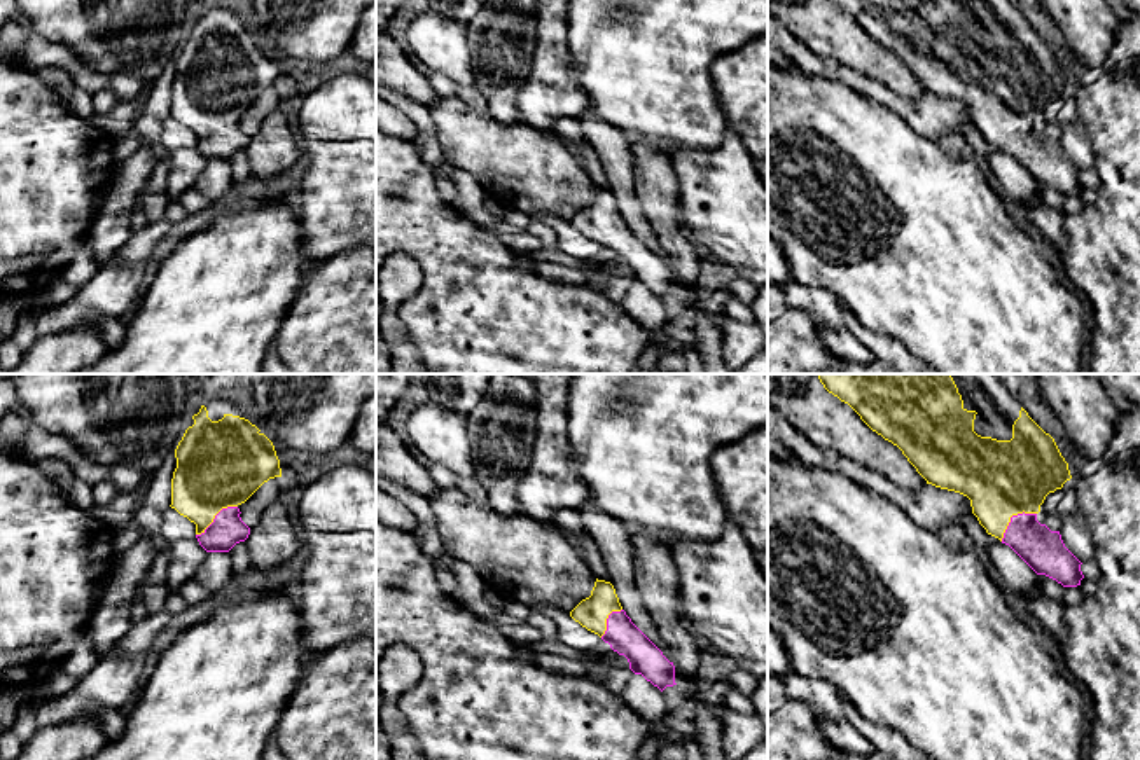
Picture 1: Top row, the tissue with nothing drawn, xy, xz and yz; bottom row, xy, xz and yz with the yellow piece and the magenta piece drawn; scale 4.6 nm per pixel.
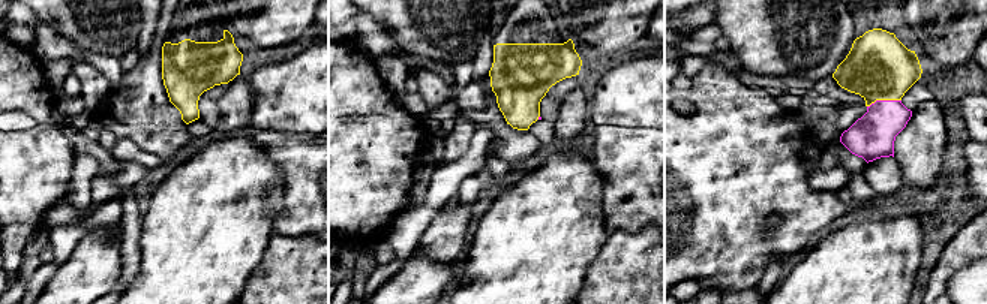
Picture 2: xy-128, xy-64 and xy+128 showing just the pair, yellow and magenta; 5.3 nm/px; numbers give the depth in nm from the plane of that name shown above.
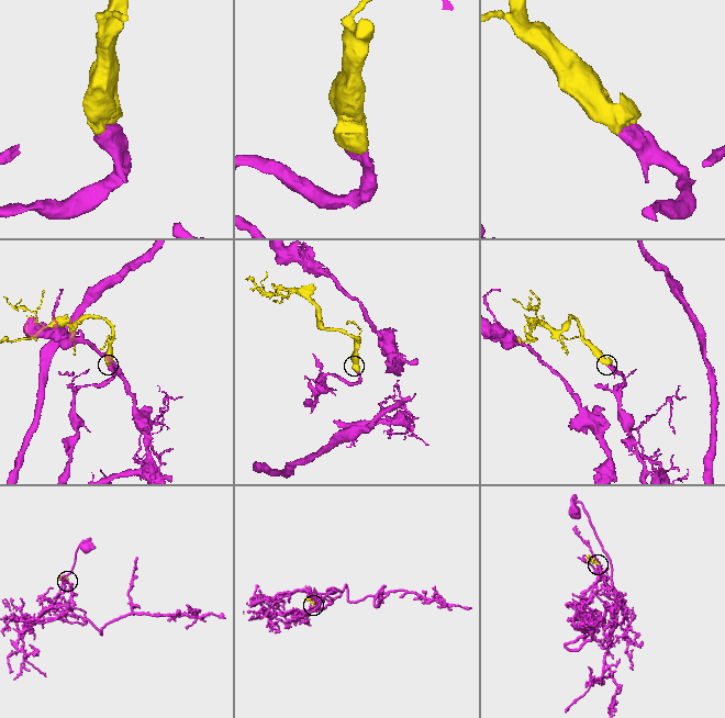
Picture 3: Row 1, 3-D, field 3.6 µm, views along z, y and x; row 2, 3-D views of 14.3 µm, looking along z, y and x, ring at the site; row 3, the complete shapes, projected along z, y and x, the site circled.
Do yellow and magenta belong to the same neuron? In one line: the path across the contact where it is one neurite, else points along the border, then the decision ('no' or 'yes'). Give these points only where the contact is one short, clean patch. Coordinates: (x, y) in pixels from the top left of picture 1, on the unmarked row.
way yz (1000, 86), (1011, 124), (1042, 158); yes

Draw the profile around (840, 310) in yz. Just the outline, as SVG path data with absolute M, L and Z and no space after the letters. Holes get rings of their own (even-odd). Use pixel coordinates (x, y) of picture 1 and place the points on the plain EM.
M790 280L790 283L783 287L783 297L789 307L806 311L813 316L820 328L846 332L845 316L852 311L836 294Z

